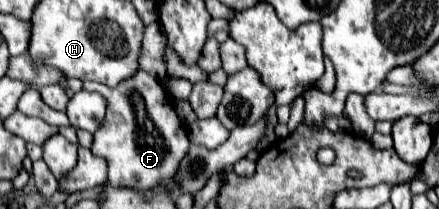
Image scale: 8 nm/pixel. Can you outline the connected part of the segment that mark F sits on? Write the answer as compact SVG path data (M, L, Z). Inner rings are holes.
M138 70L136 76L120 82L116 88L98 82L84 82L84 88L108 100L106 120L94 132L92 152L108 160L108 182L114 184L114 188L144 190L176 172L188 152L190 140L186 136L186 124L176 114L174 98L154 76Z

